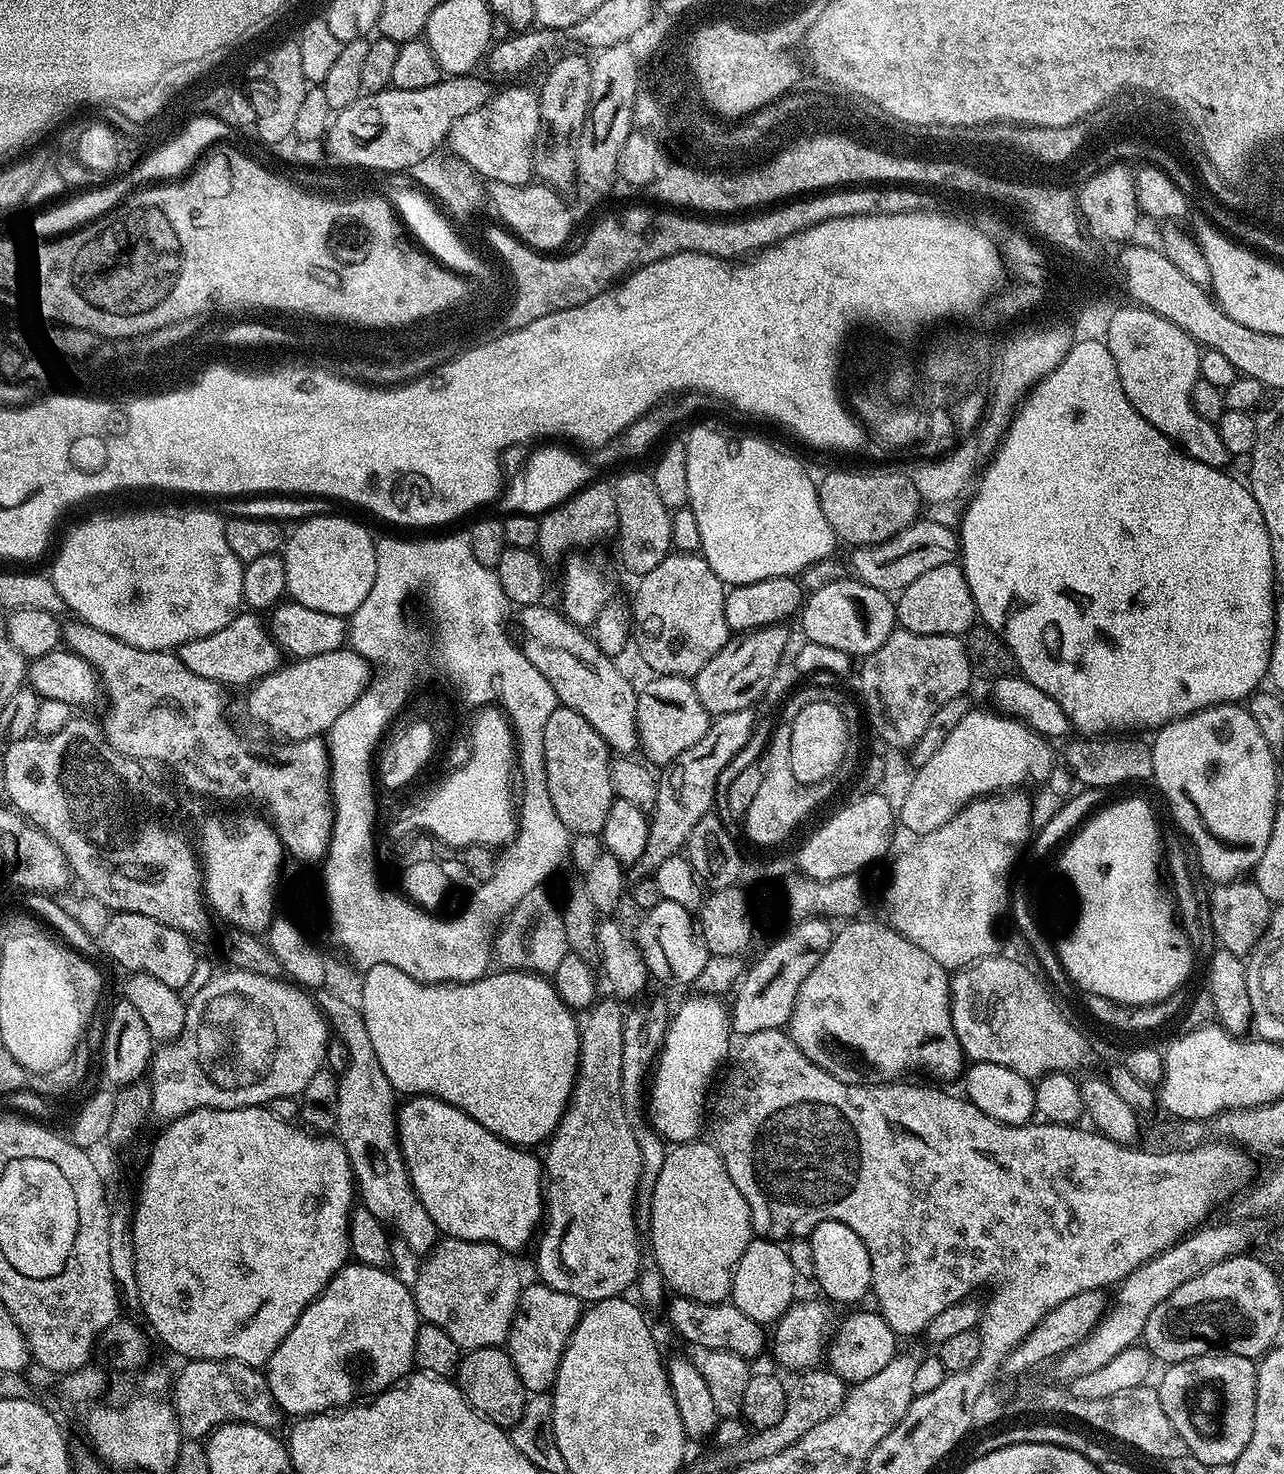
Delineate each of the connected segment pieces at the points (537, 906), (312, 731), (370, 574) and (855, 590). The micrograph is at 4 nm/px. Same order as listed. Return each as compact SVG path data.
M544 891L526 894L526 898L514 906L512 913L500 925L494 941L494 956L504 963L501 965L505 969L551 974L570 951L561 905L557 901L555 904L551 894Z
M348 646L330 654L318 654L305 660L293 659L288 663L247 689L249 714L280 742L323 737L338 714L350 710L374 679L373 665Z
M312 514L293 527L296 529L285 539L282 549L282 559L286 570L284 587L287 595L295 603L310 606L310 610L318 610L322 614L348 618L354 610L362 606L362 602L366 602L366 594L370 594L370 586L374 586L376 540L358 521L351 520L348 516L332 515Z
M845 578L807 593L798 613L803 639L810 644L842 650L852 658L871 656L897 627L896 606L889 593L866 585L857 578Z

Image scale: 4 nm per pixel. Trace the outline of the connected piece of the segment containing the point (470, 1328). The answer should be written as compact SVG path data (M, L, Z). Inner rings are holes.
M441 1239L411 1285L421 1321L440 1327L460 1350L501 1347L508 1339L522 1291L516 1259L505 1248L486 1242Z

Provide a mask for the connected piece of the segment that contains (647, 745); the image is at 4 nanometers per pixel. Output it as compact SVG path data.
M653 675L639 685L636 693L636 729L640 739L639 751L649 765L667 766L682 750L690 750L702 734L706 734L710 714L698 702L695 683L691 679L678 676Z

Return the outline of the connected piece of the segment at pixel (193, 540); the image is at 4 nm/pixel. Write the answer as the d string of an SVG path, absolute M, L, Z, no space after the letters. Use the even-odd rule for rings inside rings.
M192 508L189 512L124 512L121 516L96 516L93 520L84 520L64 540L56 561L52 564L50 575L58 594L62 594L64 607L73 617L79 618L85 624L94 626L138 650L151 652L167 652L179 649L186 642L194 642L194 638L206 638L206 634L214 634L214 630L222 630L241 611L246 600L246 585L244 583L245 565L230 550L230 542L226 542L224 529L225 517L211 512L208 508Z

